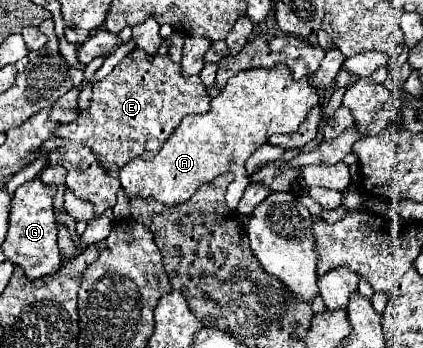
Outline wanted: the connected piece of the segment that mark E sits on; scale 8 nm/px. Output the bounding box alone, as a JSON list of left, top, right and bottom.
[49,40,209,216]

